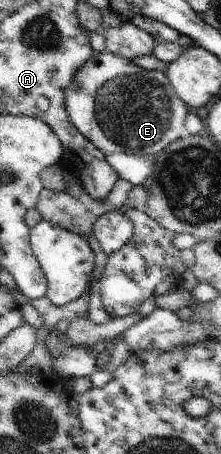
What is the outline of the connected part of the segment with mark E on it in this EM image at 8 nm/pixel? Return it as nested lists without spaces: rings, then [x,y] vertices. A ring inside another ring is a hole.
[[[108,50],[95,52],[73,76],[65,90],[65,105],[72,124],[105,155],[157,155],[186,134],[184,120],[190,112],[164,73],[140,68]]]

